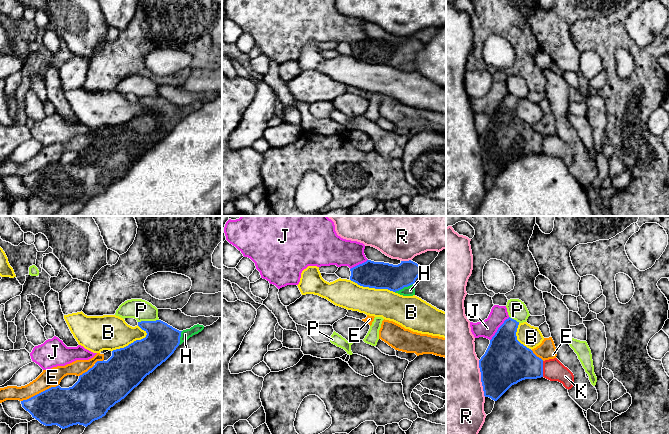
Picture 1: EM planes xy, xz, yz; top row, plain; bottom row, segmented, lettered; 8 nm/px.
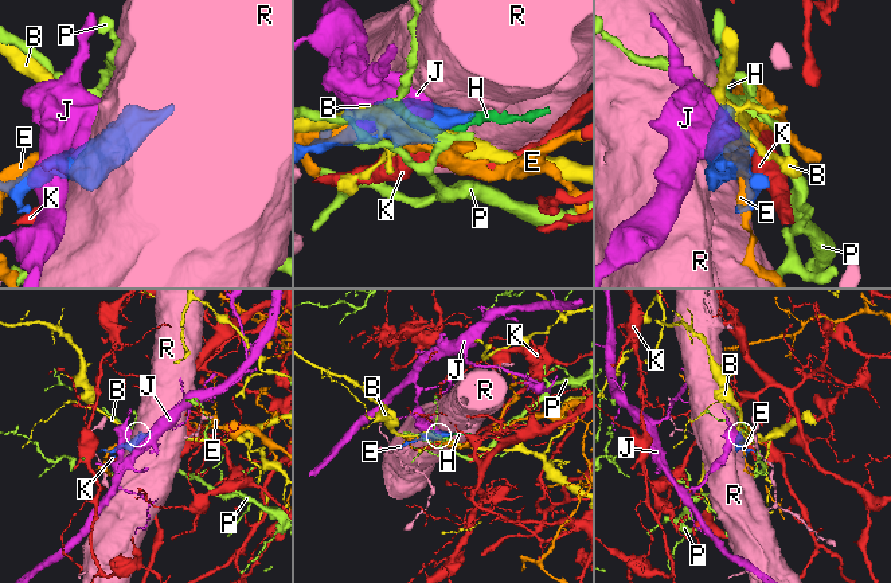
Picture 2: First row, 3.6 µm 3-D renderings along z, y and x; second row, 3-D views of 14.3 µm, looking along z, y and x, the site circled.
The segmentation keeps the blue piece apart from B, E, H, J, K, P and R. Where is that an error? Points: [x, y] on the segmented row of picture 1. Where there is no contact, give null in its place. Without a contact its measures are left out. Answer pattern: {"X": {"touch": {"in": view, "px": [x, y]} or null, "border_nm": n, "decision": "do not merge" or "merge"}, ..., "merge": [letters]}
{"B": {"touch": {"in": "xy", "px": [131, 343]}, "border_nm": 320, "decision": "do not merge"}, "E": {"touch": {"in": "xy", "px": [39, 393]}, "border_nm": 340, "decision": "do not merge"}, "H": {"touch": {"in": "xz", "px": [404, 286]}, "border_nm": 170, "decision": "merge"}, "J": {"touch": {"in": "yz", "px": [498, 328]}, "border_nm": 240, "decision": "do not merge"}, "K": {"touch": {"in": "yz", "px": [542, 369]}, "border_nm": 130, "decision": "do not merge"}, "P": {"touch": {"in": "xy", "px": [148, 321]}, "border_nm": 170, "decision": "do not merge"}, "R": {"touch": {"in": "yz", "px": [481, 378]}, "border_nm": 300, "decision": "do not merge"}, "merge": ["H"]}

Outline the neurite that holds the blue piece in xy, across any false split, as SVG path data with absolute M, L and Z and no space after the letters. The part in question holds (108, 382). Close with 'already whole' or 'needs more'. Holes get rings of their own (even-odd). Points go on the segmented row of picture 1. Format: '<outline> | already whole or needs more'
M161 320L141 321L138 326L147 333L145 338L113 350L107 361L97 361L92 368L79 376L72 387L51 387L21 401L22 407L45 426L57 425L65 429L79 424L87 427L105 416L111 407L124 399L147 375L165 362L179 345L204 329L203 325L197 324L179 331Z | needs more

